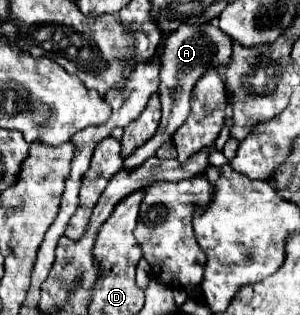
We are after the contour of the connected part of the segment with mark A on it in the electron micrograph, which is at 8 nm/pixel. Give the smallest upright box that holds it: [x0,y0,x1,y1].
[125,22,233,168]

